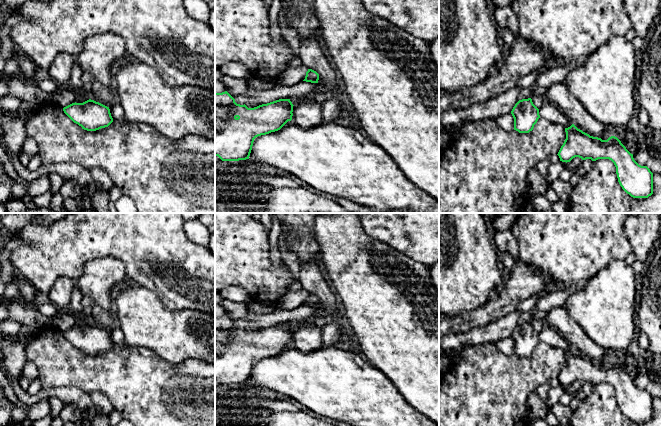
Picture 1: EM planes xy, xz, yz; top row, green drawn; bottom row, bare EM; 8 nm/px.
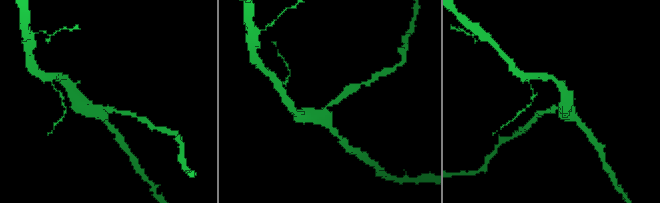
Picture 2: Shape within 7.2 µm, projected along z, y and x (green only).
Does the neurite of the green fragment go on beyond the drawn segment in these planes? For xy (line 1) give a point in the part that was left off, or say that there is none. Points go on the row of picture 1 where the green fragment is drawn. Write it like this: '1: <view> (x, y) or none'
1: none

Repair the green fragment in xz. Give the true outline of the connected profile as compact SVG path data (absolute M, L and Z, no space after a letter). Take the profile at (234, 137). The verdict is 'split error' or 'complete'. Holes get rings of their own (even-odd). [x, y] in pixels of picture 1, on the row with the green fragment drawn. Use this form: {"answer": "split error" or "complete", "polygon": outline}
{"answer": "complete", "polygon": "M215 92L215 156L222 161L249 159L254 139L280 130L292 120L293 104L290 99L279 99L254 108L240 105L227 92Z"}

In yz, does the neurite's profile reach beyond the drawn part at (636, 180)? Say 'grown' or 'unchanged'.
unchanged

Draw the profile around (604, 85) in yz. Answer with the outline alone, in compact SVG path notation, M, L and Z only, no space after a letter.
M613 36L564 79L588 113L612 129L627 125L635 113L635 52L624 36Z

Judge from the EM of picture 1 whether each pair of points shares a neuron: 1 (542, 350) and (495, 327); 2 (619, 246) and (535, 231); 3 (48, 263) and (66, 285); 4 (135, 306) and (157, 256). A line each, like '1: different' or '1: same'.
1: different
2: same
3: different
4: different

